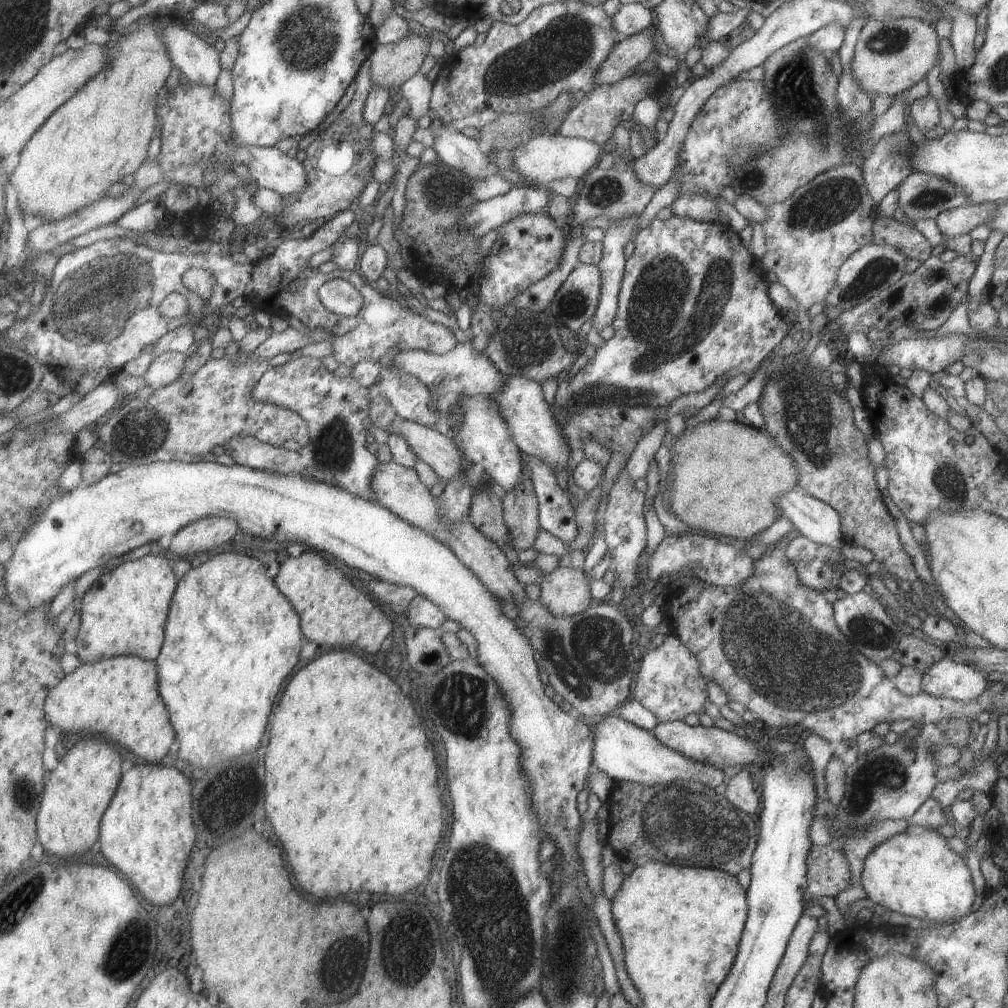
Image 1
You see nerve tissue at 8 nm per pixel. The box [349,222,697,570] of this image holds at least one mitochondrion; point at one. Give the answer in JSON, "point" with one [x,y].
{"point":[525,344]}

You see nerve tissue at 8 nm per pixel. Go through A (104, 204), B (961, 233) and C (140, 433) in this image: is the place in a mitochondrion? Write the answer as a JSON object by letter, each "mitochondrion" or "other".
{"A":"other","B":"other","C":"mitochondrion"}

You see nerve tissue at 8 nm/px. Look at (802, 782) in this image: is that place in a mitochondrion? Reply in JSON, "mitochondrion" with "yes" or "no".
{"mitochondrion":"no"}

